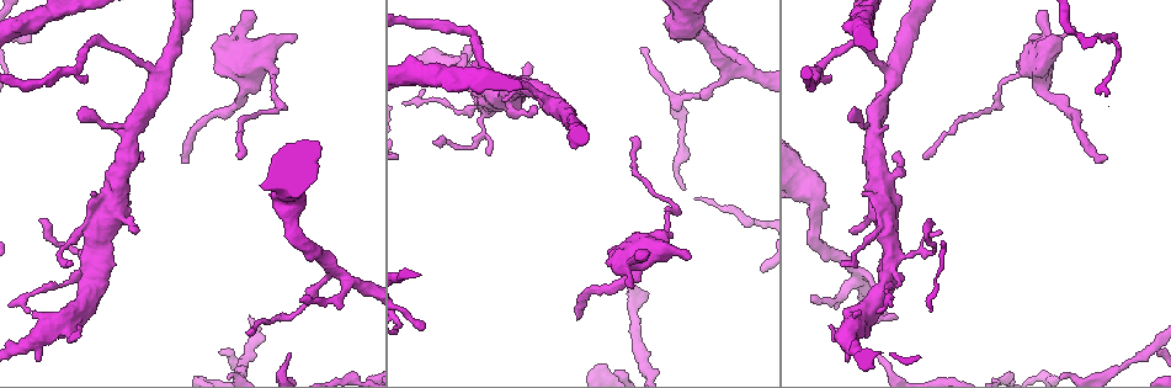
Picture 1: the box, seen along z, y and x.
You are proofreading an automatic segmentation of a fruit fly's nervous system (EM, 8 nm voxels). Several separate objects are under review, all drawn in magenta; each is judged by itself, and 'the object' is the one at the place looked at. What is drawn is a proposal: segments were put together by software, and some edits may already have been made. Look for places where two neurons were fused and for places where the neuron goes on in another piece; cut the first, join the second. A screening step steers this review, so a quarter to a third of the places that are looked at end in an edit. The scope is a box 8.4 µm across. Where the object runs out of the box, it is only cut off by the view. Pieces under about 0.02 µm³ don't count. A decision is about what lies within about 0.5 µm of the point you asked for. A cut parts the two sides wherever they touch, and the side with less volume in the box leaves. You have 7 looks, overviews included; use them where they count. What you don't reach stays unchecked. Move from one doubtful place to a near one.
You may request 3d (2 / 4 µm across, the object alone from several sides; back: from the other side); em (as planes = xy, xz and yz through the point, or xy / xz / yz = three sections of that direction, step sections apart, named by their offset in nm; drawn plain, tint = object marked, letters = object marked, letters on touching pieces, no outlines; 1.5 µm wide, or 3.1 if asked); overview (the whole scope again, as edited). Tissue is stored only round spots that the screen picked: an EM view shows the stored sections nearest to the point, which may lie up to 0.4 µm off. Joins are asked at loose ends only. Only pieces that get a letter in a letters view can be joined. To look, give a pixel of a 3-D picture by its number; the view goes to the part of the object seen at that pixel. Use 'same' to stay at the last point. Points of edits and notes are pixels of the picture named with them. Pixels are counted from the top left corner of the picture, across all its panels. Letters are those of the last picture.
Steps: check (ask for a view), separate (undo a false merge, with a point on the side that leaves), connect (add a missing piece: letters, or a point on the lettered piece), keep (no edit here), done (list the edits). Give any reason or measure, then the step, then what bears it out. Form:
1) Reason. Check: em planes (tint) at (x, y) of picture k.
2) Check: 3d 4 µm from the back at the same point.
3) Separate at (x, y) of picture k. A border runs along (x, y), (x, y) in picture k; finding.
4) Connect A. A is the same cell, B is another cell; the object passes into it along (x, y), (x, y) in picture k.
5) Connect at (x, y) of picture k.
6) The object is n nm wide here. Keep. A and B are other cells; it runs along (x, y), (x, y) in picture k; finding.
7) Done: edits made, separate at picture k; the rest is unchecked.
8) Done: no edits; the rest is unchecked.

Narrows sharply. Check: 3d 2 µm at (637, 347) of picture 1.

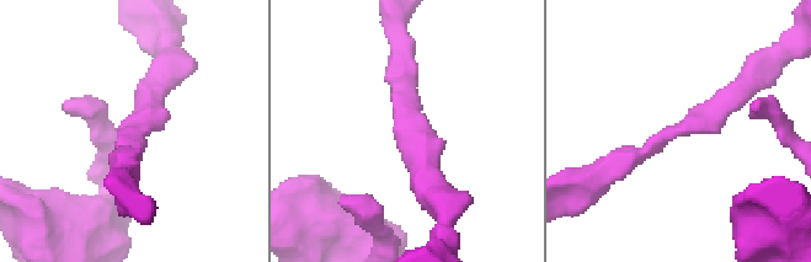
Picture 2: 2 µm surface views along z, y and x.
The arms are 190, 220 nm wide. Check: em xz step 8 (tint) at (404, 131) of picture 2.

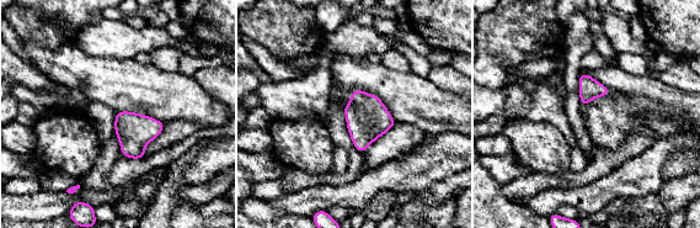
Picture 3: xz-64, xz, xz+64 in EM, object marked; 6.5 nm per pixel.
Check: em planes (letters) at the same point.

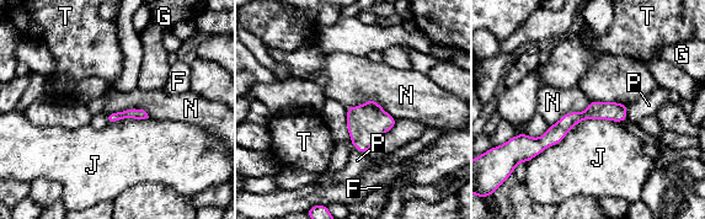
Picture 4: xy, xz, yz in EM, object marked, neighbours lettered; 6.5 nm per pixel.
Keep. F, G, J, N, P and T are other cells; all the same neuron.

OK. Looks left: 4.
Thin end. Check: em yz step 4 (tint) at (300, 300) of picture 1.

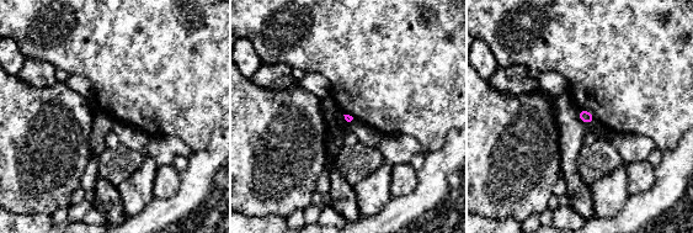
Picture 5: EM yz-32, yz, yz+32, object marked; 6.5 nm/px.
Check: em planes (letters) at the same point.

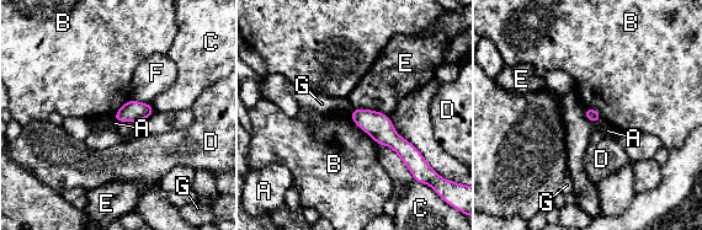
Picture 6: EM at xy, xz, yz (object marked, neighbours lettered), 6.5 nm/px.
Keep. A, B, C, D, E, F and G are other cells; it runs along (354, 114), (375, 123), (411, 162) in picture 6; no lettered piece goes on from it.

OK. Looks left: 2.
An open end. Check: em xy step 8 (letters) at (1106, 157) of picture 1.

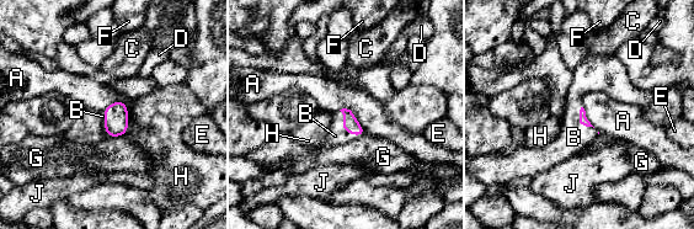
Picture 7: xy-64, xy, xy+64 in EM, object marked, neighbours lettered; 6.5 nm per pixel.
Check: em planes (letters) at the same point.

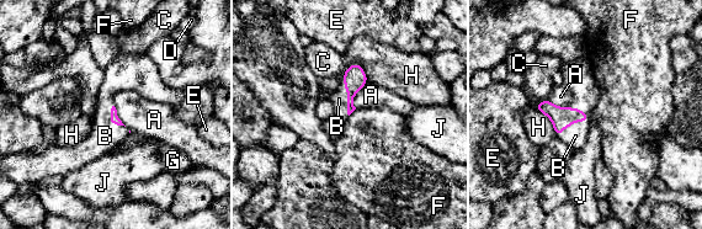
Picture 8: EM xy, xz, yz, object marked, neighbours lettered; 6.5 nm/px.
Connect B. B is the same cell, A, C, D, E, F, G, H and J are other cells; the object passes into it along (562, 117), (574, 121), (575, 136) in picture 8; it goes on there.

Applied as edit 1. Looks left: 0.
Done: edits made, connect at picture 8; the rest is unchecked.

